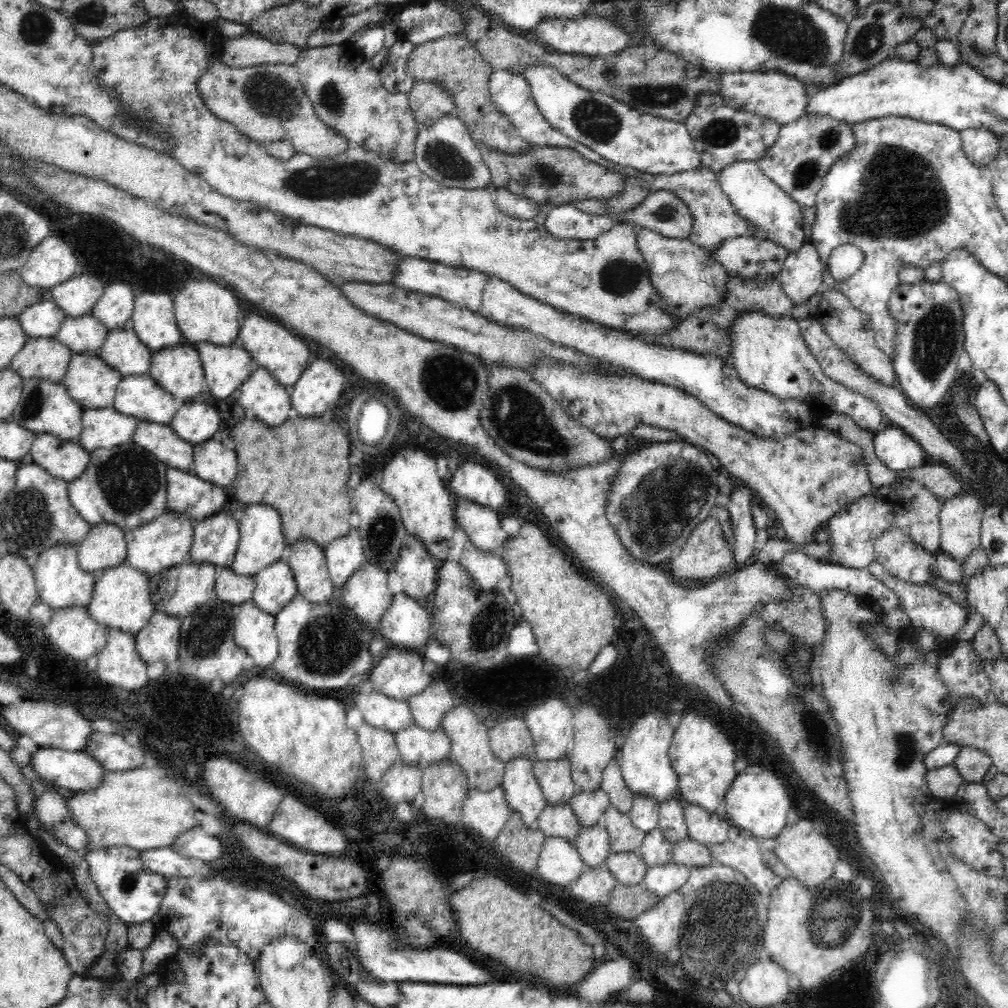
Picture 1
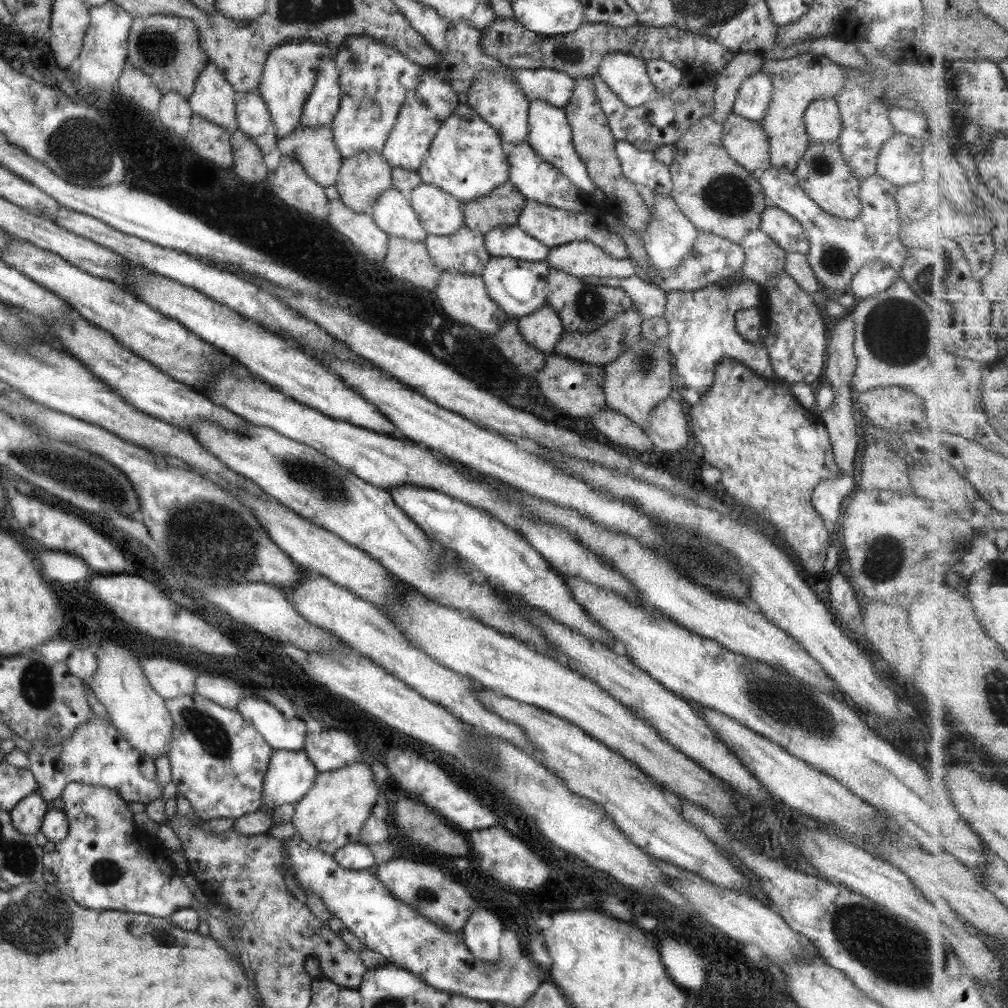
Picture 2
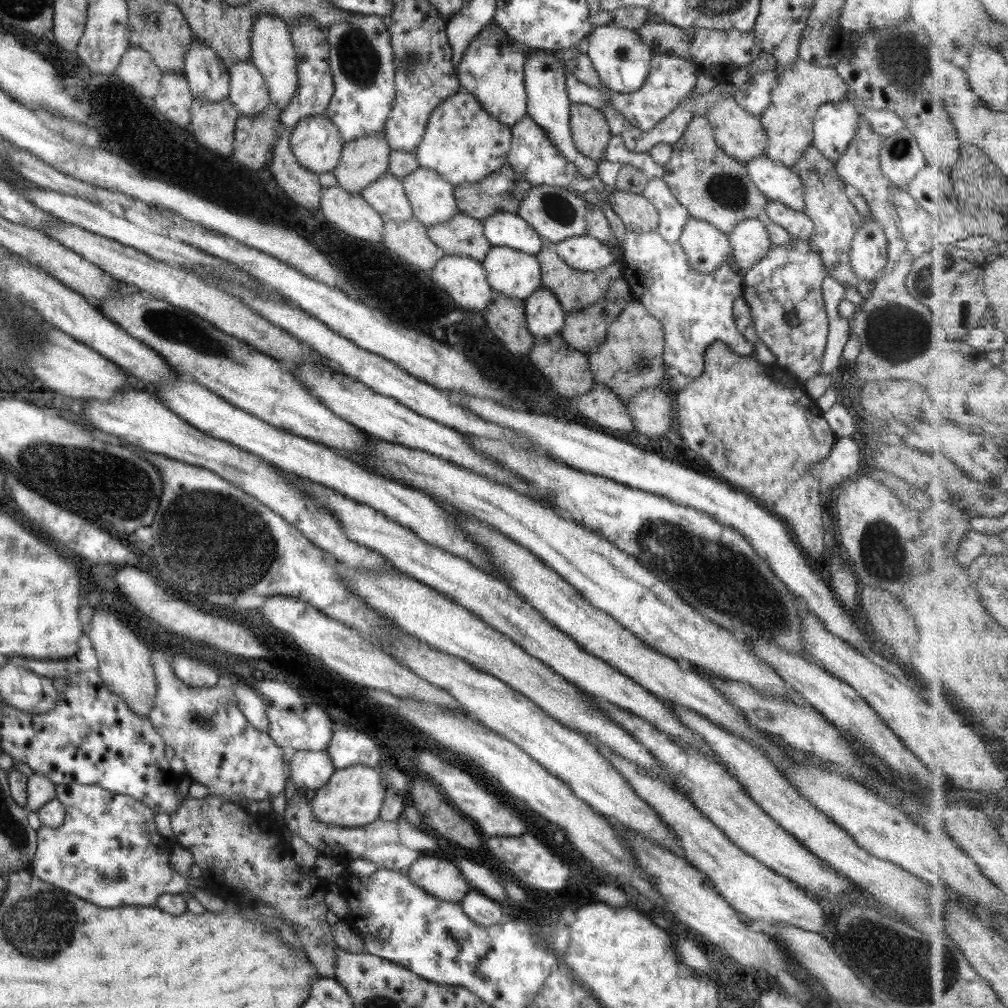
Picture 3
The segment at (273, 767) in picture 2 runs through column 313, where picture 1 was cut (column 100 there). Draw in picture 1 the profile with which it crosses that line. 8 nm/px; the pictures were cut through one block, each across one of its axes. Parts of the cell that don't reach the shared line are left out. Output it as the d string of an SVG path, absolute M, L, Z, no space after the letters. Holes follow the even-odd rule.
M39 747L28 760L39 781L74 792L88 792L100 786L105 770L83 751L69 752Z

